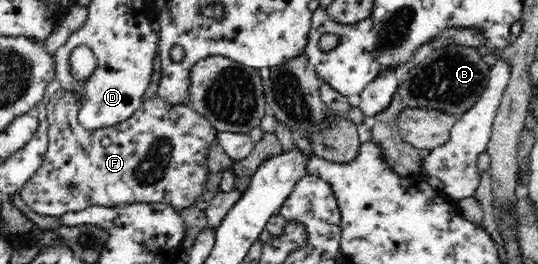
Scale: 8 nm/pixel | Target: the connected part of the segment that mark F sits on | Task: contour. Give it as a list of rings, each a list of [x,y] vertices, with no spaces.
[[[57,90],[50,98],[47,104],[47,124],[49,130],[47,135],[49,138],[49,145],[45,156],[43,157],[42,166],[34,172],[34,174],[28,179],[26,184],[20,188],[20,196],[24,199],[24,202],[29,206],[32,212],[41,214],[42,216],[56,216],[60,218],[67,212],[80,212],[88,206],[94,206],[99,204],[100,206],[118,206],[118,204],[132,204],[138,202],[146,203],[166,203],[175,208],[188,208],[194,204],[194,200],[198,196],[204,194],[204,182],[206,182],[206,176],[208,176],[208,169],[206,169],[206,152],[208,152],[208,144],[216,141],[216,130],[210,125],[209,120],[198,114],[190,105],[170,105],[164,103],[158,95],[155,95],[150,100],[144,101],[141,107],[136,112],[124,120],[121,124],[116,124],[110,128],[102,128],[98,130],[87,130],[83,128],[77,121],[78,114],[78,93],[72,93],[66,90]]]

